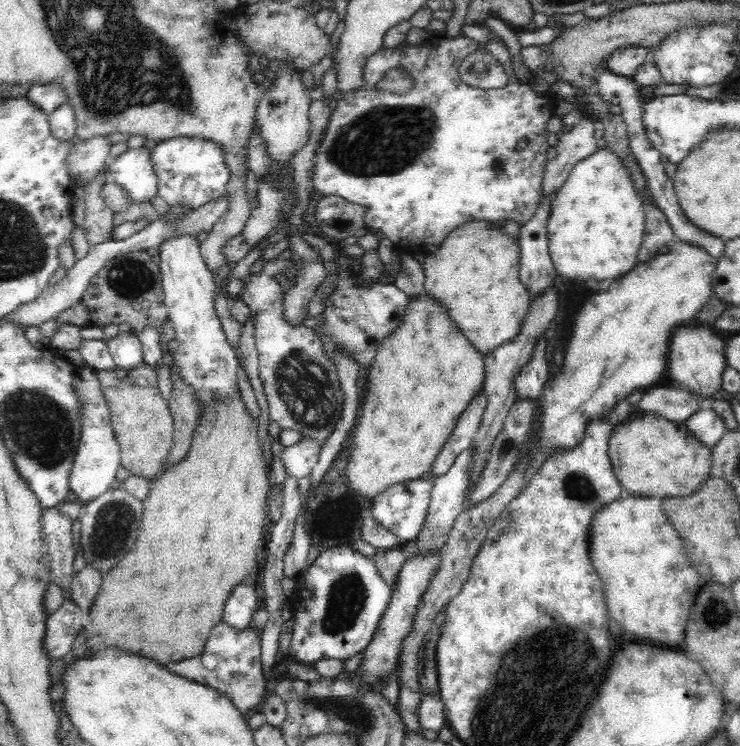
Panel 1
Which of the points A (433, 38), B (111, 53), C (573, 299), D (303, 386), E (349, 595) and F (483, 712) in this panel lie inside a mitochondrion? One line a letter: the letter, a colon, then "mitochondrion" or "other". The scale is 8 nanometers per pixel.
A: other
B: mitochondrion
C: other
D: mitochondrion
E: mitochondrion
F: other

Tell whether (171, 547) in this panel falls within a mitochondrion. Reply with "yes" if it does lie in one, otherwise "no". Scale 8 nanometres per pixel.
no

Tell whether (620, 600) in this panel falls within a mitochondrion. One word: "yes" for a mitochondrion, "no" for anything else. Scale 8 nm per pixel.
no

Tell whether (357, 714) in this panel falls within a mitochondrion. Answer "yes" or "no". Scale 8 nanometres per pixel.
yes

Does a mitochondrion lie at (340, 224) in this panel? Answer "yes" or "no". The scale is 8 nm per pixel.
no

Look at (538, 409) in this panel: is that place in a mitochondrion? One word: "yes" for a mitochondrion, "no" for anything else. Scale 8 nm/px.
no

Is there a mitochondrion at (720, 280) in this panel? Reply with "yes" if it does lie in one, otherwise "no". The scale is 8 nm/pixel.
no

